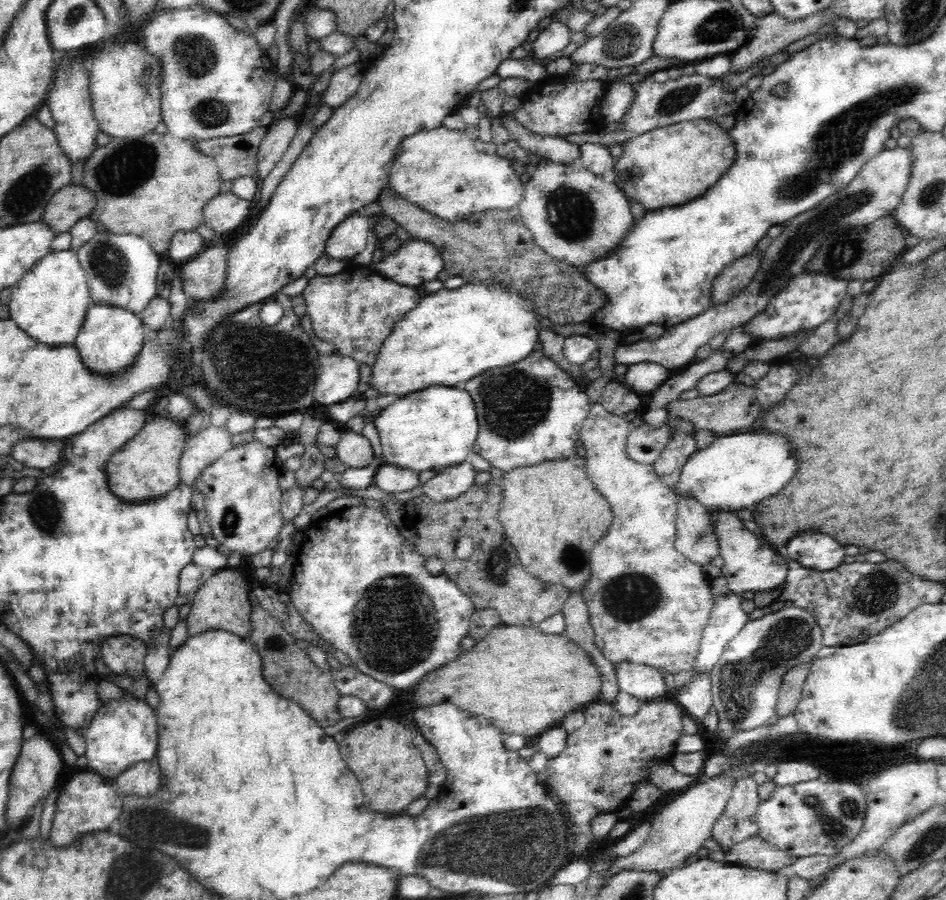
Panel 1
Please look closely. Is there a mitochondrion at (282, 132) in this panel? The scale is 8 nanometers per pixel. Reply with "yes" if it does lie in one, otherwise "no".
no

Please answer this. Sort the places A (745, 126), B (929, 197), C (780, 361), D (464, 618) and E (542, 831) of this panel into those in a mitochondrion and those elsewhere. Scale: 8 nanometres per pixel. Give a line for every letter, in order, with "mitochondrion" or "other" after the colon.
A: other
B: mitochondrion
C: other
D: other
E: mitochondrion

